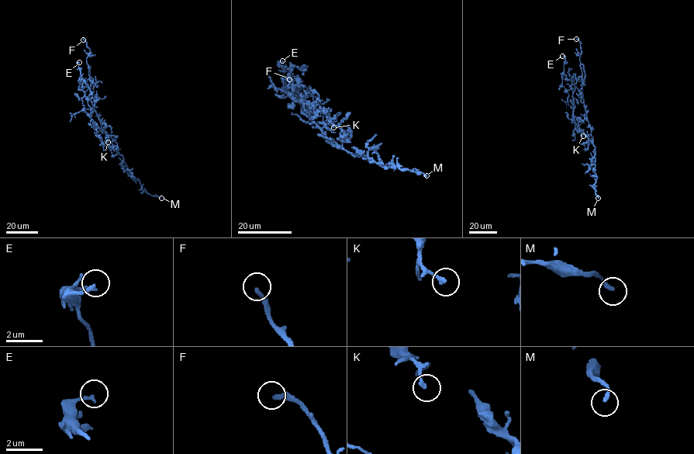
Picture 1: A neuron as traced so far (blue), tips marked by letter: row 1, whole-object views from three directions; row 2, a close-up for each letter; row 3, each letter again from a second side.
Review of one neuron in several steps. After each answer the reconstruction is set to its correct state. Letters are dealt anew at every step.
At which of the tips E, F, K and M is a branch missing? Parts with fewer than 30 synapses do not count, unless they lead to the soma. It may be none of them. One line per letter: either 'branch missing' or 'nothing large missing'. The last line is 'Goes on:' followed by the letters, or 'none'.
E: nothing large missing
F: branch missing
K: nothing large missing
M: nothing large missing
Goes on: F

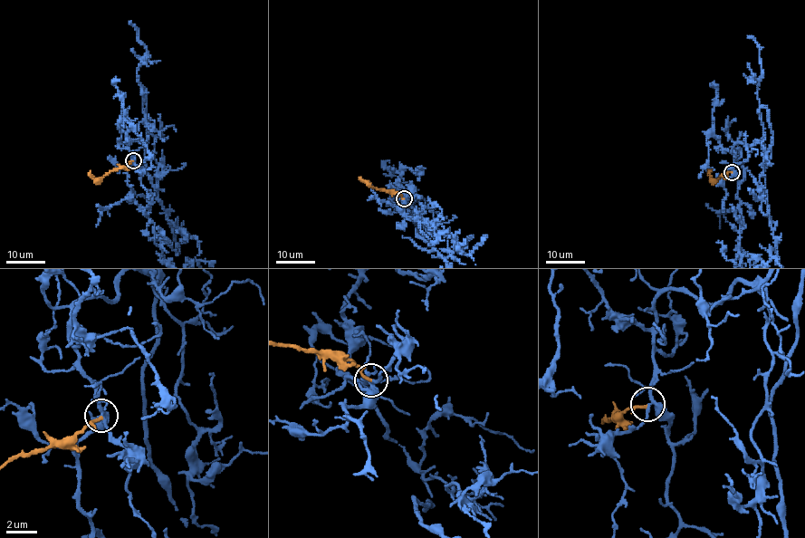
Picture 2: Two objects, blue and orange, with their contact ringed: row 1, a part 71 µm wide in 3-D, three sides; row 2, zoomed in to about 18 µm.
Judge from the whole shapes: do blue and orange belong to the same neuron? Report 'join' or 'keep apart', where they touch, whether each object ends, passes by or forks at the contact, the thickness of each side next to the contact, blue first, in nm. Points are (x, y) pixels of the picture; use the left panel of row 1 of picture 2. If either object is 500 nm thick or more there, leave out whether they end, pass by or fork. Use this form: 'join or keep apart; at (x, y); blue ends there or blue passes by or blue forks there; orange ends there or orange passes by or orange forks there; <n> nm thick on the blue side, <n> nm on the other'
join; at (133, 160); blue forks there; orange ends there; 240 nm thick on the blue side, 180 nm on the other

